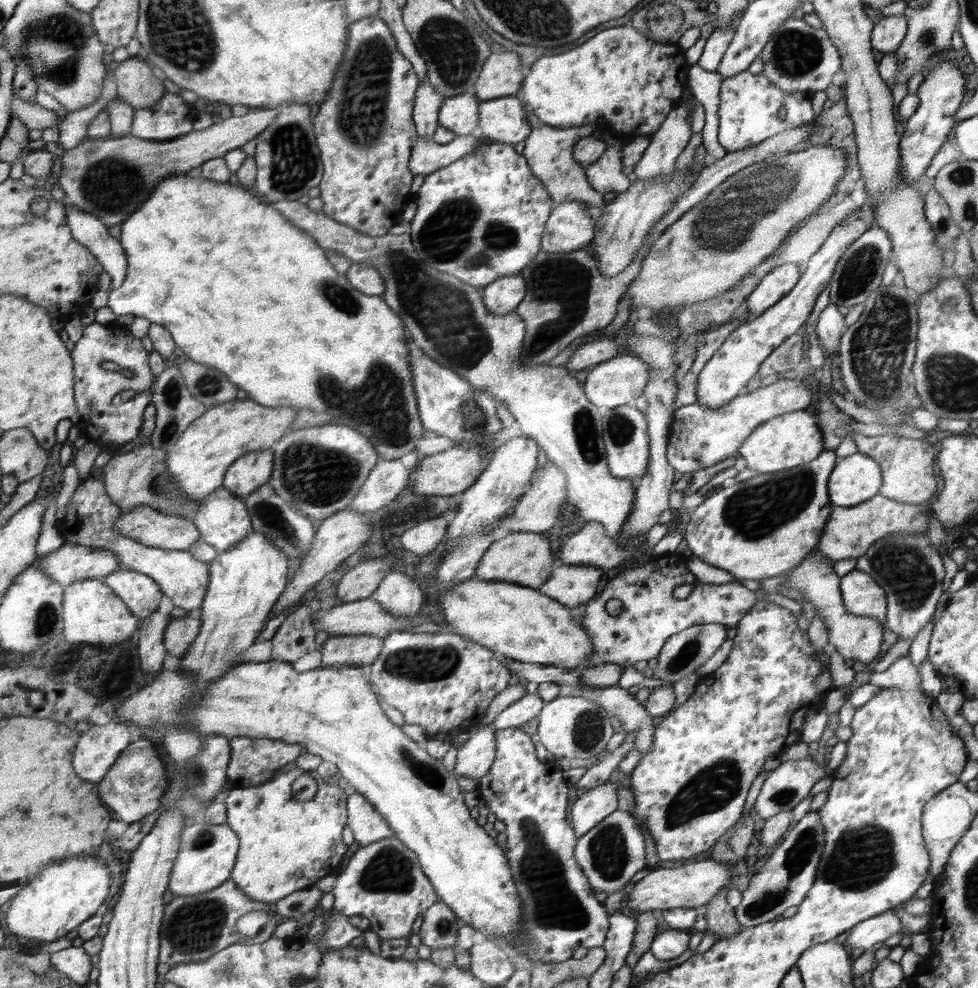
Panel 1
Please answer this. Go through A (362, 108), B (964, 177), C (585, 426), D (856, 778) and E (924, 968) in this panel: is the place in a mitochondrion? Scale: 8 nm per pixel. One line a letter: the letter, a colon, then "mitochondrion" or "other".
A: mitochondrion
B: mitochondrion
C: mitochondrion
D: other
E: other

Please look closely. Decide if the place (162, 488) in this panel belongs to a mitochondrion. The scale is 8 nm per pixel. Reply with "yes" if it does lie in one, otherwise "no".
yes

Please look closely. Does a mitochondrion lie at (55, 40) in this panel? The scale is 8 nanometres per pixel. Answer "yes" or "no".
yes

